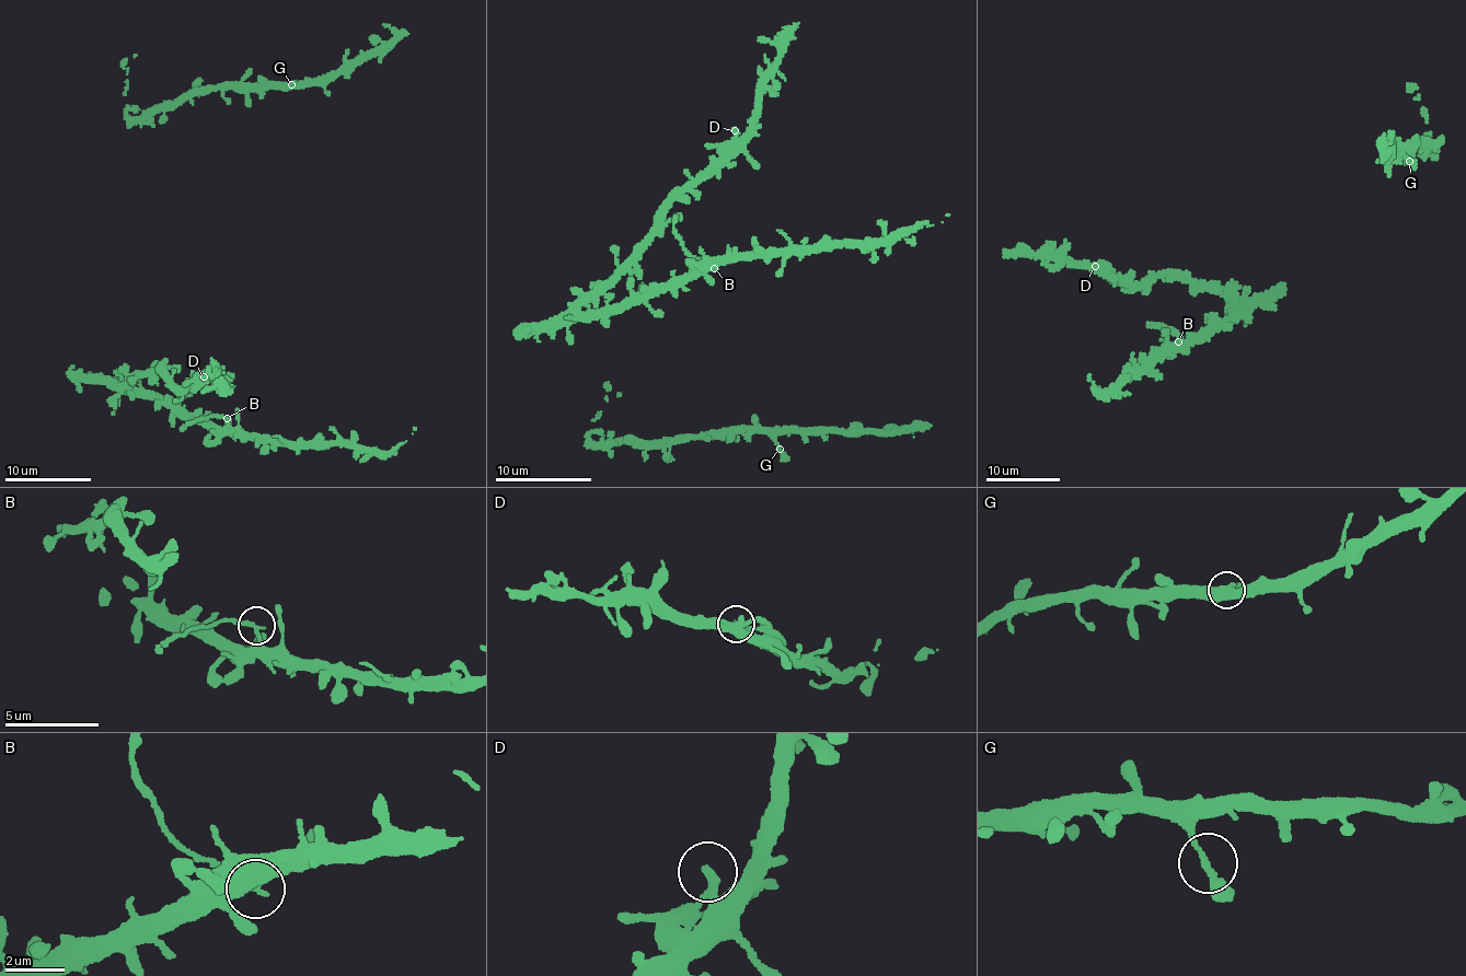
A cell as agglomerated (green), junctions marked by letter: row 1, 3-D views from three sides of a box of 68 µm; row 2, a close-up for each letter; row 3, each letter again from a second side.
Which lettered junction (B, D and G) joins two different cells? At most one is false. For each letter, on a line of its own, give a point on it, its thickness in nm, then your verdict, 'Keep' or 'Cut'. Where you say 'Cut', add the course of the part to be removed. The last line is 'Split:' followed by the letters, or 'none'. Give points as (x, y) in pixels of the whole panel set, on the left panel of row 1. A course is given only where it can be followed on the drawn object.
B: Place: (227, 418). Thickness 200 nm. Cut. Course of the part to remove: (226, 418), (195, 419), (183, 428)
D: Place: (204, 376). Thickness 240 nm. Keep
G: Place: (291, 84). Thickness 220 nm. Keep
Split: B

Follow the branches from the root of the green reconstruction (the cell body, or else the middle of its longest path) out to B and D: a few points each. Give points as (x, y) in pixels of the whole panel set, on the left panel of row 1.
B: (73, 366), (72, 371), (158, 393), (221, 428), (227, 426), (226, 418)
D: (73, 366), (72, 371), (118, 387), (159, 367), (157, 370), (162, 375), (187, 390), (204, 376)

